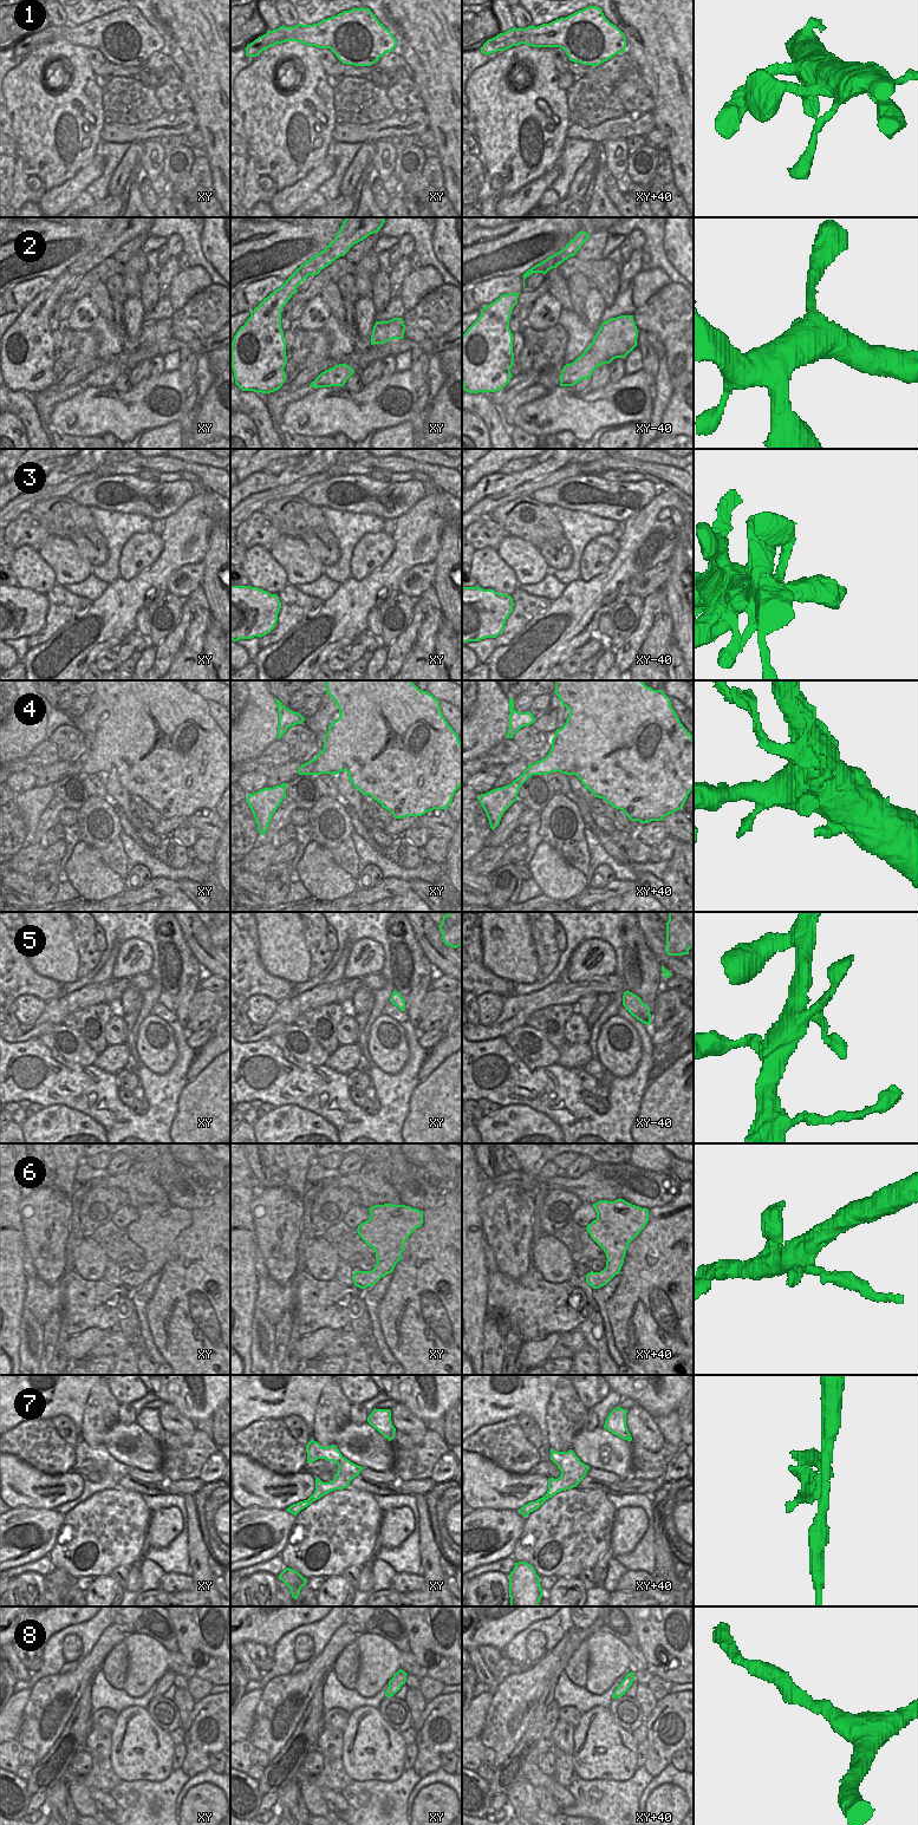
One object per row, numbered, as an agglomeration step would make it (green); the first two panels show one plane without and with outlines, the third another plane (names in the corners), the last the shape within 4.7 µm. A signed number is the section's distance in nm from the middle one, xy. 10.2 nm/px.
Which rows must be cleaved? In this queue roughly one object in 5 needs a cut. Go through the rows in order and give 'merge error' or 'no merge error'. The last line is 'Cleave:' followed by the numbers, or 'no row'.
1: no merge error
2: no merge error
3: no merge error
4: merge error
5: no merge error
6: merge error
7: no merge error
8: no merge error
Cleave: 4, 6

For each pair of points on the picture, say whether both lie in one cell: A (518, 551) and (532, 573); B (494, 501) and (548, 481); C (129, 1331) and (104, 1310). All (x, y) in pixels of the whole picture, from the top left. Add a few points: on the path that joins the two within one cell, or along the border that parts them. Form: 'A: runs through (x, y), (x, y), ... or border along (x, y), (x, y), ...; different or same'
A: runs through (522, 556), (529, 567); same
B: runs through (507, 496), (535, 484); same
C: border along (119, 1321), (115, 1328); different

